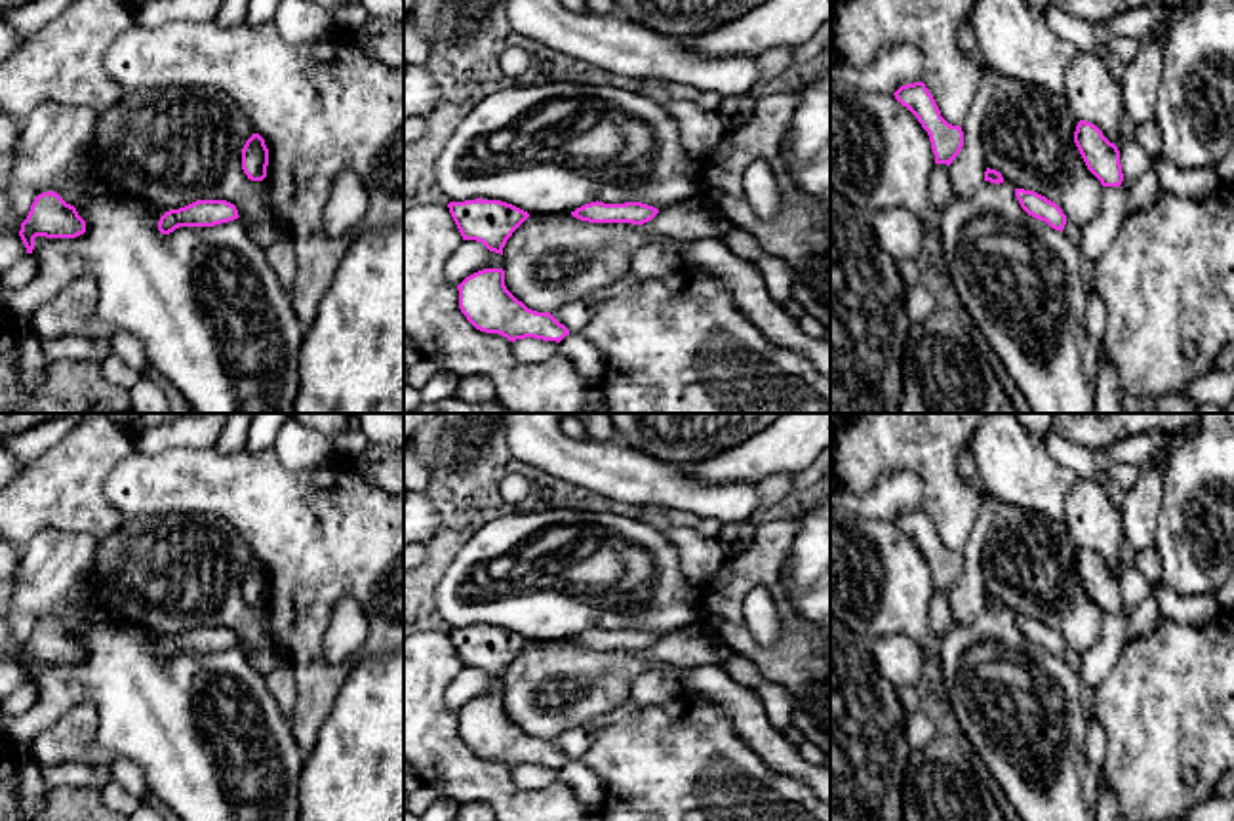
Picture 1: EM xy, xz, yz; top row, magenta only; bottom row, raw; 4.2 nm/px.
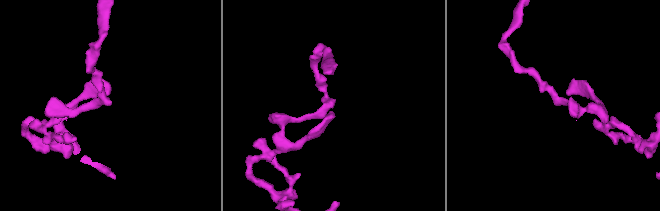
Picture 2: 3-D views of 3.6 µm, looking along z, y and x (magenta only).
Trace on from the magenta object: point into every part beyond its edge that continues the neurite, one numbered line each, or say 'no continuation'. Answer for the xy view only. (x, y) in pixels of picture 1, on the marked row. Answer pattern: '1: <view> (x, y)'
no continuation

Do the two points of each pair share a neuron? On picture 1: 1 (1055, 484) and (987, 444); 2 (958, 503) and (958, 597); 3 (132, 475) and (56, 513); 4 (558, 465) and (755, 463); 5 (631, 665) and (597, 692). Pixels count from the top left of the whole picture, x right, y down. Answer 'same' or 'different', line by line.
1: same
2: different
3: different
4: different
5: same

